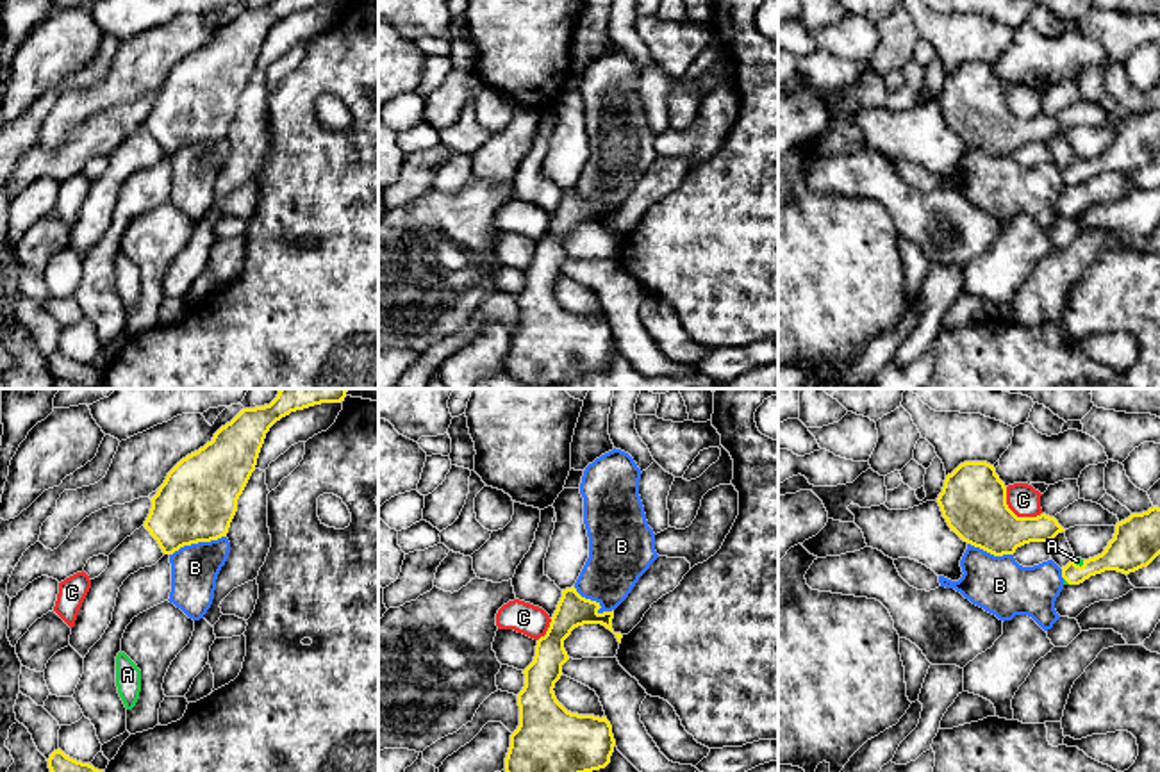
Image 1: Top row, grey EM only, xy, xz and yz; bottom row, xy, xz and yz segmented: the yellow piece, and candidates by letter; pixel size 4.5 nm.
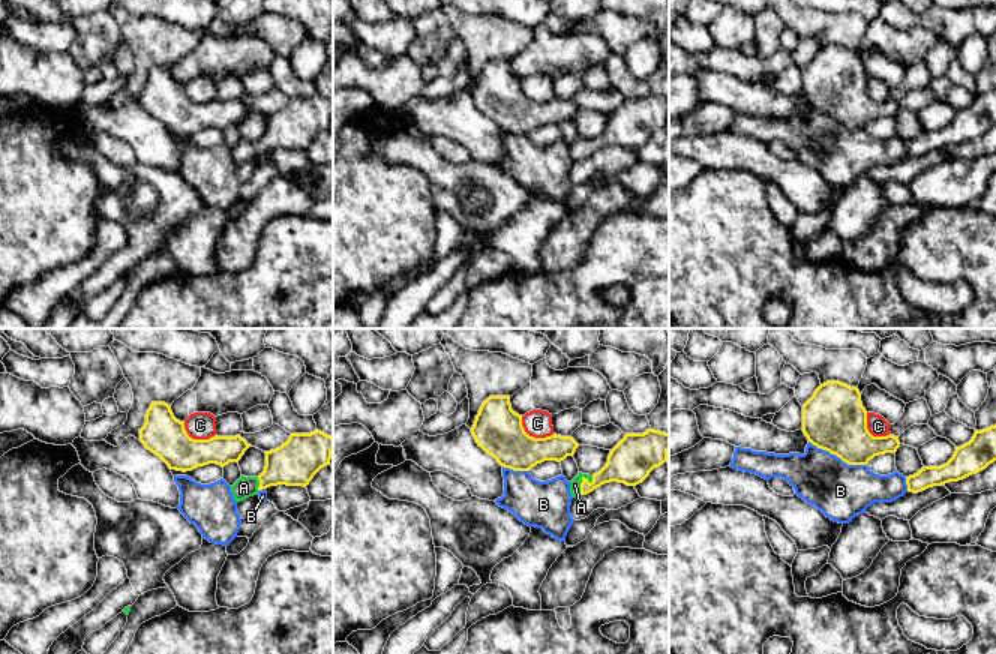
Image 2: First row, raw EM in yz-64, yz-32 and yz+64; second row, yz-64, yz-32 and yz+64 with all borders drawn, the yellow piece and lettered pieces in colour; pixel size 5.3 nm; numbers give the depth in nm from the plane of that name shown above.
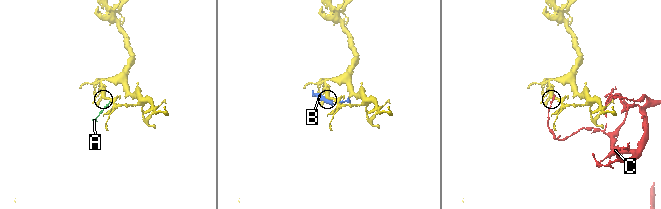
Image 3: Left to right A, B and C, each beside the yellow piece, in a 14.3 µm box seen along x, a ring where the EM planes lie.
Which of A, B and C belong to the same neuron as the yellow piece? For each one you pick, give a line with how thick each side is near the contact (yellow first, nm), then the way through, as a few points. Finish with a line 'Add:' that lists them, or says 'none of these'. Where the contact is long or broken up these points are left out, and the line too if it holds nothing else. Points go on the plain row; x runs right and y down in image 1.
A: calibres 190 and 30 nm; way yz (1130, 150), (1096, 166), (1078, 166), (1077, 161)
Add: A

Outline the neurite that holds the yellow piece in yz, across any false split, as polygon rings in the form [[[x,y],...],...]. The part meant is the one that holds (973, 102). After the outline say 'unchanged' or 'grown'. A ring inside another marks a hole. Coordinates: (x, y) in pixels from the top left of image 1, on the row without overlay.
[[[964,62],[946,77],[942,93],[937,98],[942,118],[951,132],[964,143],[980,148],[994,157],[1014,155],[1017,148],[1030,143],[1049,143],[1065,132],[1055,118],[1017,118],[1007,105],[1007,87],[987,62]]]; unchanged

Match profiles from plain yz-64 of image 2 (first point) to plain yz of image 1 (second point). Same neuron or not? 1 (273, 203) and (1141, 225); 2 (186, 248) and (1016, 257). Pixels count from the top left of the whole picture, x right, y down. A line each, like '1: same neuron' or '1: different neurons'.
1: different neurons
2: same neuron

